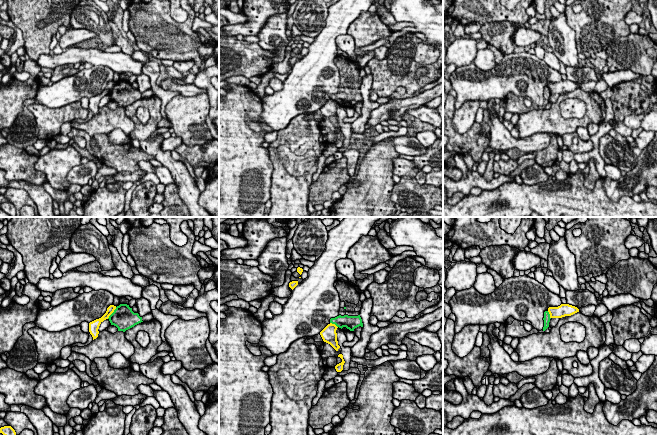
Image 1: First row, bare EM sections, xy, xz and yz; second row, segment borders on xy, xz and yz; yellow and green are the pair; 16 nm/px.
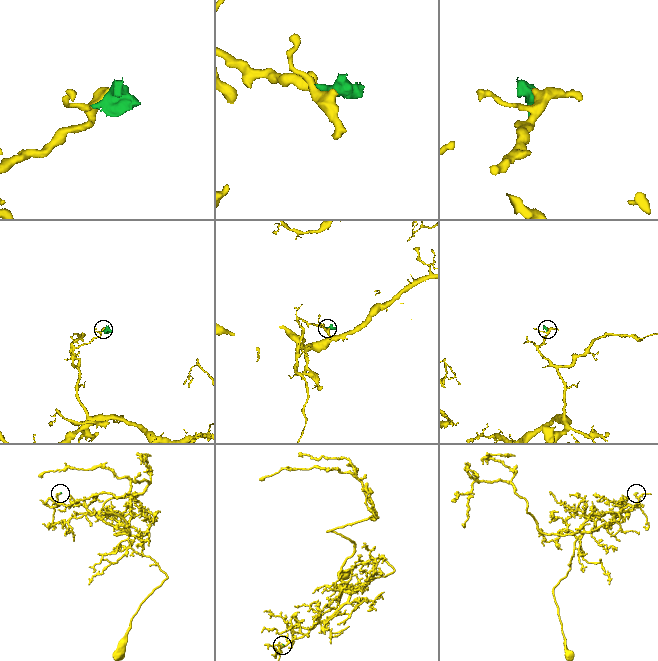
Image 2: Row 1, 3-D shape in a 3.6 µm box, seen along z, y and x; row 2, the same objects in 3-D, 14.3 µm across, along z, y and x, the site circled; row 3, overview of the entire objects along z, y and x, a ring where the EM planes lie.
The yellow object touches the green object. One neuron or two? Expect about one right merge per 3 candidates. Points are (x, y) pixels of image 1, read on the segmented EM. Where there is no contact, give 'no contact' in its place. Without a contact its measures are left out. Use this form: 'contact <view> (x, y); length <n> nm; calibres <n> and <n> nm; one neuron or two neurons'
contact xy (112, 312); length 240 nm; calibres 120 and 360 nm; two neurons

